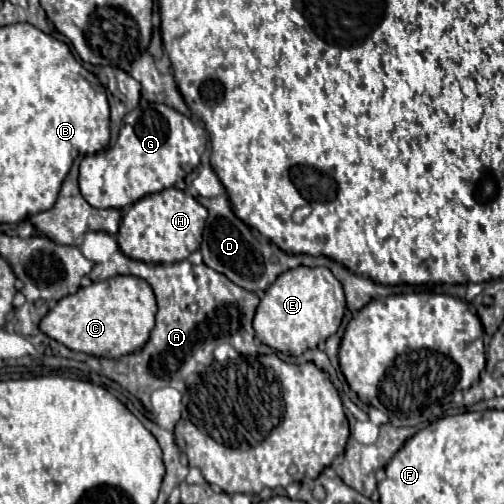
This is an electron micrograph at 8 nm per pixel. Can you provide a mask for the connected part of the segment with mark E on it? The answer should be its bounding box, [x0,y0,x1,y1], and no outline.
[254,267,346,355]

